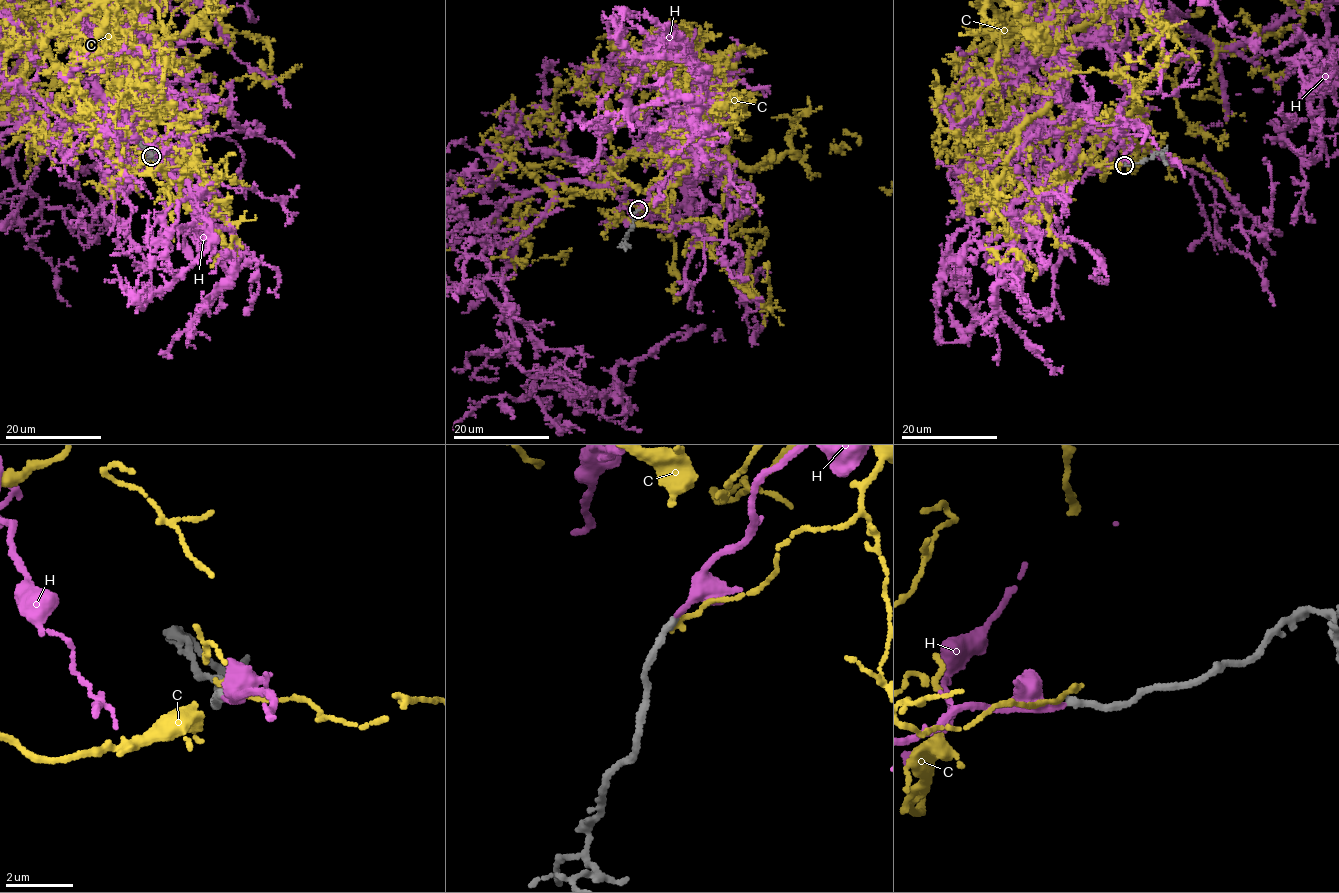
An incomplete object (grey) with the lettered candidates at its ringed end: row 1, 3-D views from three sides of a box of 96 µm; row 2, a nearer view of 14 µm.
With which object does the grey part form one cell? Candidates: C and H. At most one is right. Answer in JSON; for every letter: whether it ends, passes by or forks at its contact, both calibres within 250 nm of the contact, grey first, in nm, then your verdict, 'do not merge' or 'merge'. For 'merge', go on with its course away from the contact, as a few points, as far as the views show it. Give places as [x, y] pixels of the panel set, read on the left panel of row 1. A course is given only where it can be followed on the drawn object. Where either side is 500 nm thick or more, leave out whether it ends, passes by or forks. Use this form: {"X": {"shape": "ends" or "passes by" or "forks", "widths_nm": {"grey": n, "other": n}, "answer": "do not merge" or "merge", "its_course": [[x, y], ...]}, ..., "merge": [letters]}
{"C": {"shape": "ends", "widths_nm": {"grey": 220, "other": 160}, "answer": "do not merge"}, "H": {"shape": "ends", "widths_nm": {"grey": 200, "other": 240}, "answer": "merge"}, "merge": ["H"]}

